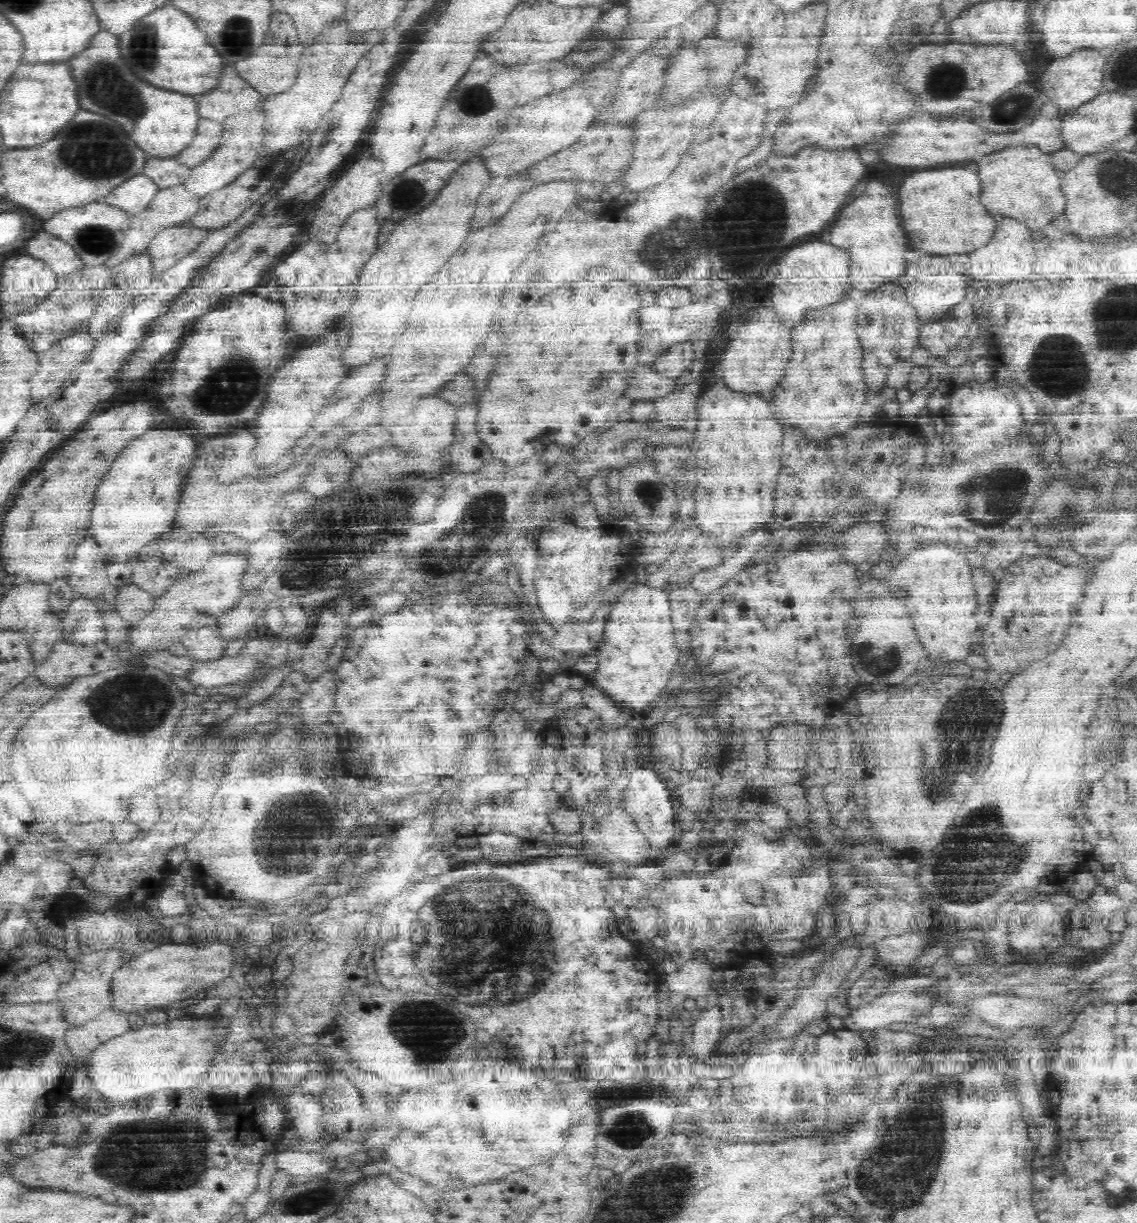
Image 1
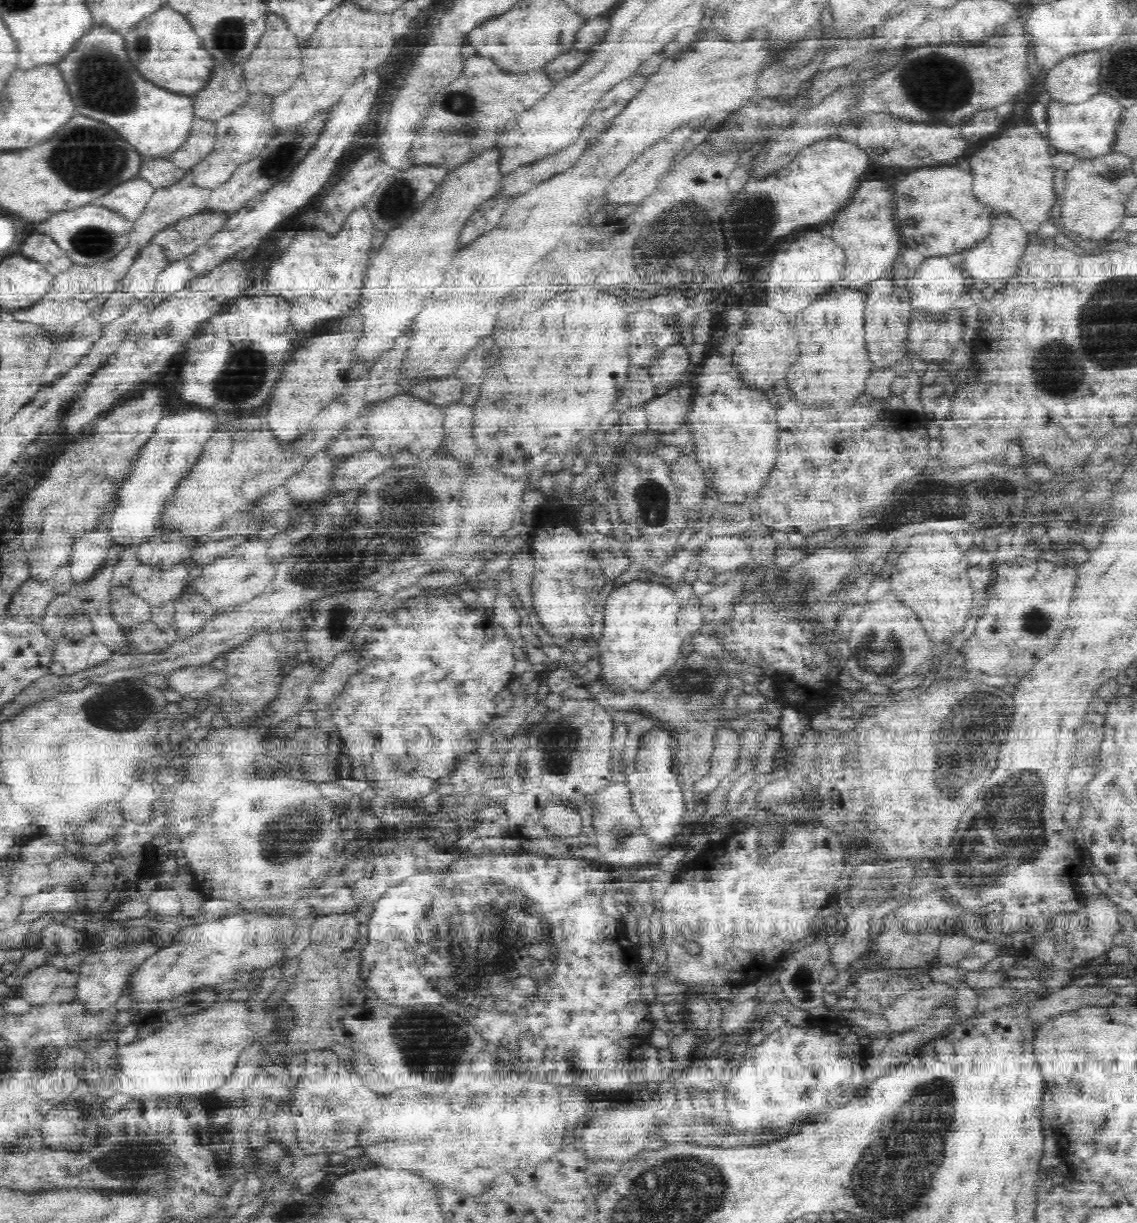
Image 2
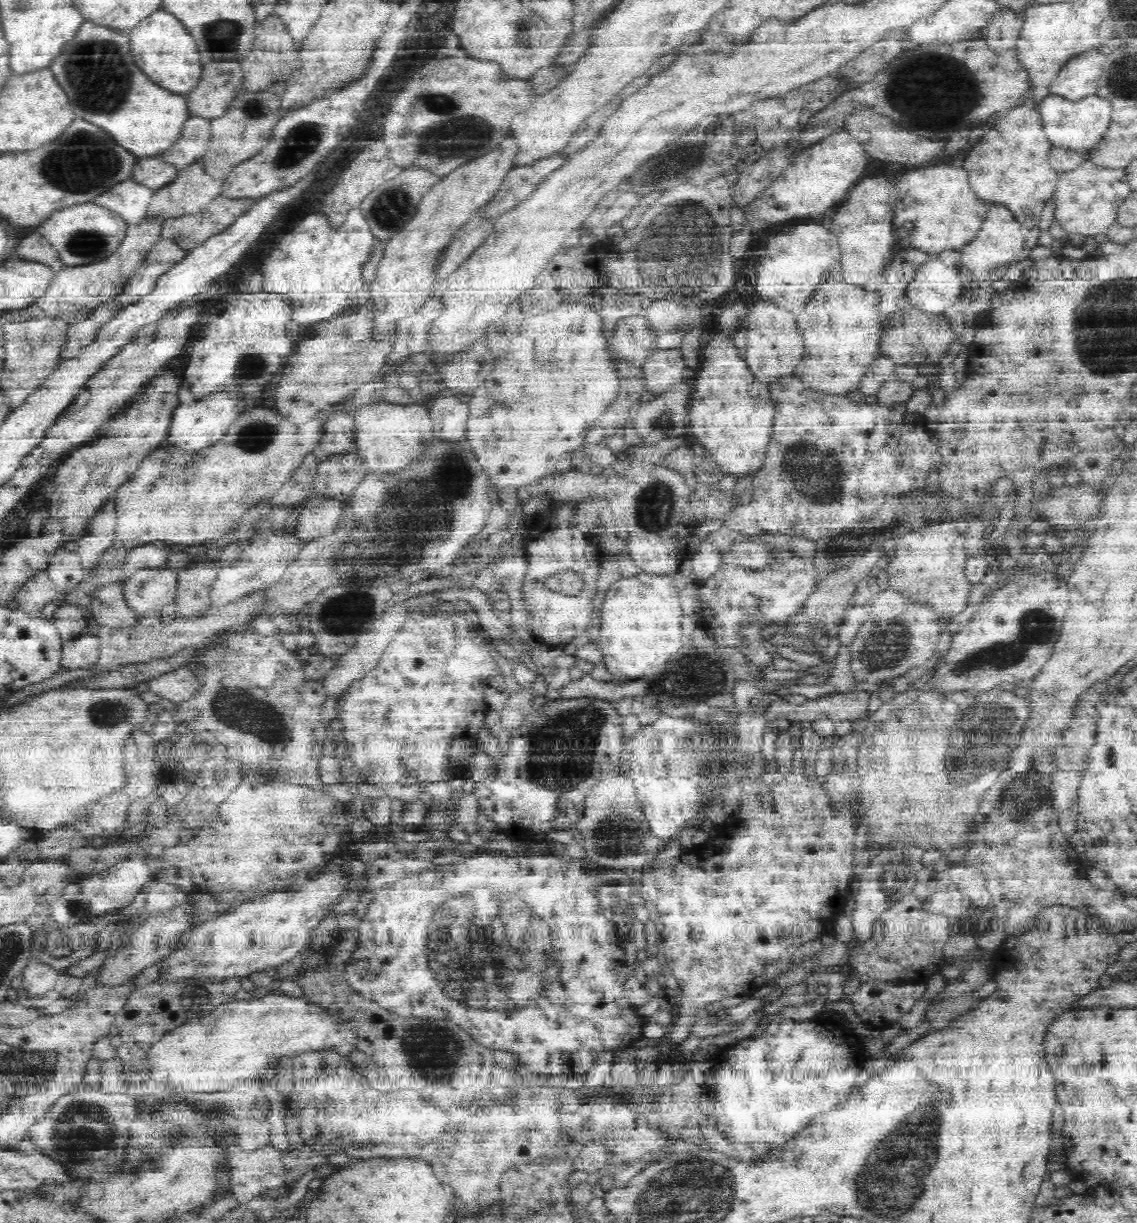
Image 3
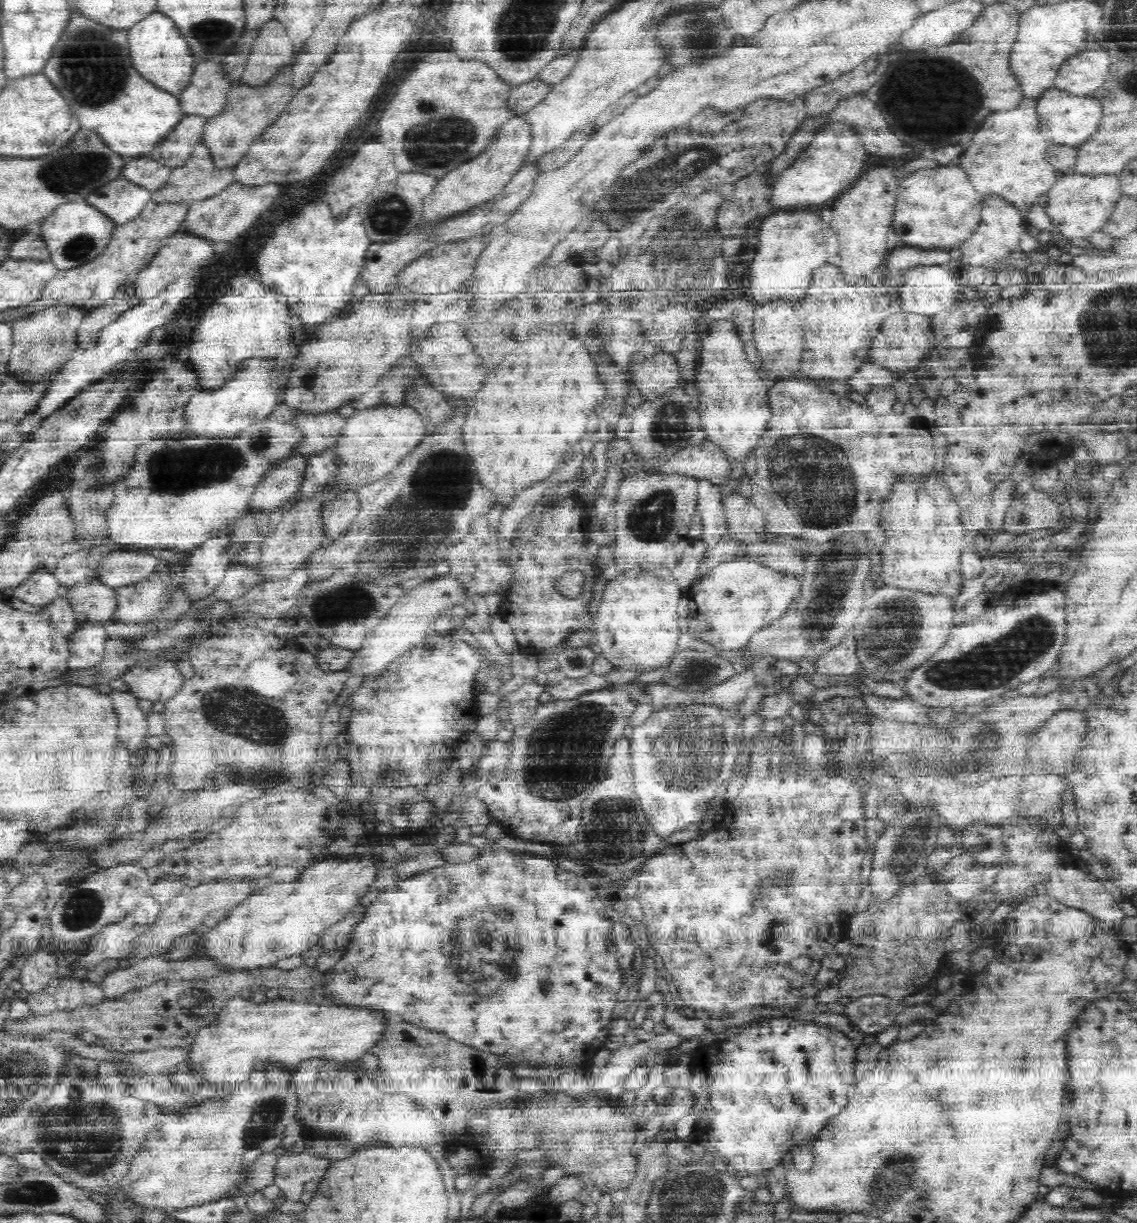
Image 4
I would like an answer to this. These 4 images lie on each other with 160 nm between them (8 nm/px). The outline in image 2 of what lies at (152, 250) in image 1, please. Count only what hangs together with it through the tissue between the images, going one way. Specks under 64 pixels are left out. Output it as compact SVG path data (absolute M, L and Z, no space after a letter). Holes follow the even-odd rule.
M198 213L157 232L151 243L162 247L168 266L190 256L199 246L206 244L224 226L227 219L226 215Z

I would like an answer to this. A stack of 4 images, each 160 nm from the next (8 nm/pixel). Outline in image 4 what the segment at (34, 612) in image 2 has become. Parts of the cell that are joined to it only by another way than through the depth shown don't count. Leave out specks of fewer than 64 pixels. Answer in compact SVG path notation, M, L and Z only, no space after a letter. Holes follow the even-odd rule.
M39 570L34 571L28 580L13 588L10 595L19 598L26 604L43 608L59 597L60 586L61 584L56 580L53 573Z

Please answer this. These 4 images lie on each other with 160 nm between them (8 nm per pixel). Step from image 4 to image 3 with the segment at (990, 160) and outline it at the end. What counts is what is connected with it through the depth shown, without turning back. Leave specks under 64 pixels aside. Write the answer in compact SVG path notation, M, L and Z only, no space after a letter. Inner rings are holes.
M1030 102L1010 110L998 120L996 126L972 148L964 162L964 168L970 172L972 192L980 200L1004 204L1026 229L1034 228L1040 222L1044 204L1052 200L1060 176L1048 162L1052 144L1042 130L1040 114Z

